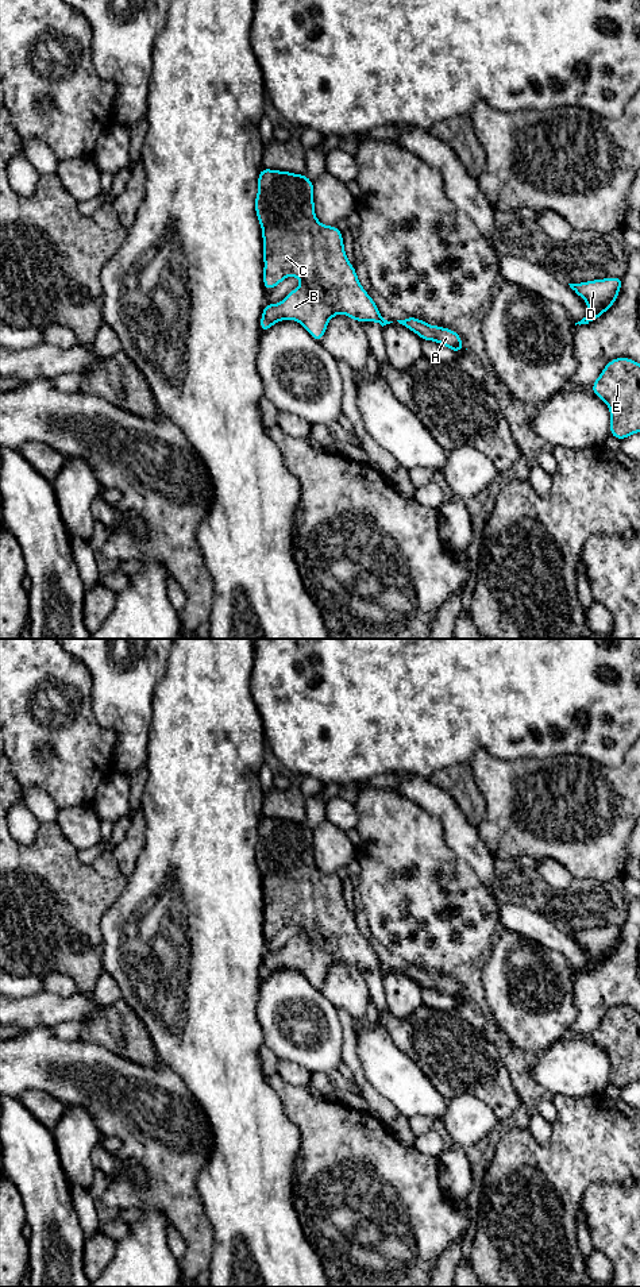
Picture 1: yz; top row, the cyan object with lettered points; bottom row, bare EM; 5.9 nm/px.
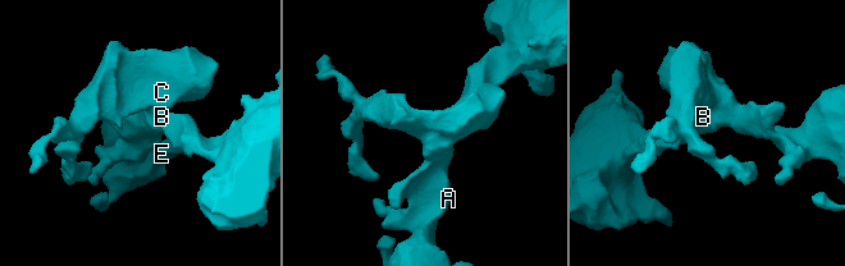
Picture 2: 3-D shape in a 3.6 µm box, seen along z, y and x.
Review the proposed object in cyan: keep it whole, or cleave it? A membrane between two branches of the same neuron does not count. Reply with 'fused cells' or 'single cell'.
single cell

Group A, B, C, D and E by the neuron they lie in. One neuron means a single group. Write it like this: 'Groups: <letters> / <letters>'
Groups: A B C D E

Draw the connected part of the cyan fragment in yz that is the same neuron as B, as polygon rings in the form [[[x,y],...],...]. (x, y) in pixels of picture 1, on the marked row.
[[[262,167],[258,176],[255,213],[263,238],[263,286],[271,290],[289,275],[301,281],[281,303],[265,305],[261,332],[265,334],[277,321],[296,320],[320,342],[328,321],[338,313],[344,313],[361,324],[374,321],[383,327],[393,323],[381,316],[377,304],[361,285],[355,267],[347,259],[339,228],[323,226],[317,220],[313,197],[313,182],[305,174]]]

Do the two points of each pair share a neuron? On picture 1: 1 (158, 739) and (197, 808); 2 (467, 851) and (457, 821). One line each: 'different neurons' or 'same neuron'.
1: same neuron
2: same neuron

